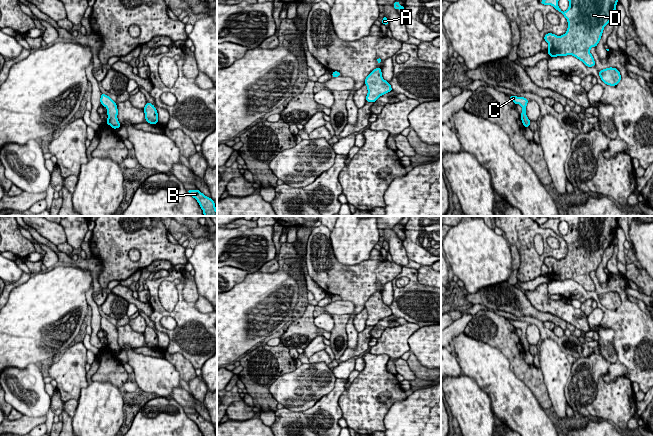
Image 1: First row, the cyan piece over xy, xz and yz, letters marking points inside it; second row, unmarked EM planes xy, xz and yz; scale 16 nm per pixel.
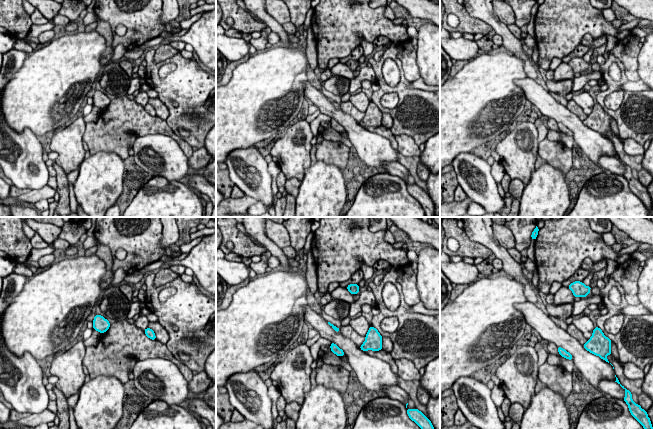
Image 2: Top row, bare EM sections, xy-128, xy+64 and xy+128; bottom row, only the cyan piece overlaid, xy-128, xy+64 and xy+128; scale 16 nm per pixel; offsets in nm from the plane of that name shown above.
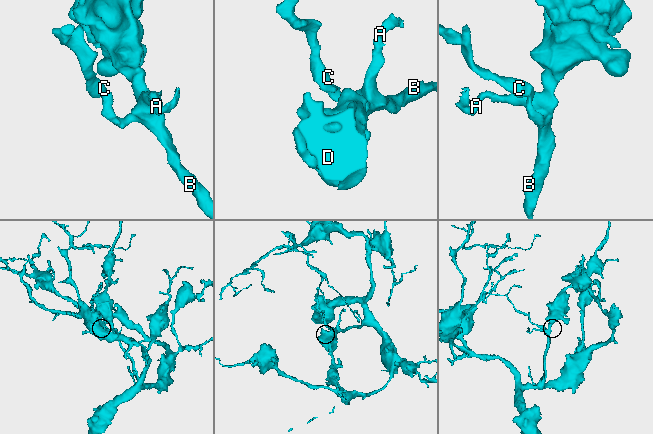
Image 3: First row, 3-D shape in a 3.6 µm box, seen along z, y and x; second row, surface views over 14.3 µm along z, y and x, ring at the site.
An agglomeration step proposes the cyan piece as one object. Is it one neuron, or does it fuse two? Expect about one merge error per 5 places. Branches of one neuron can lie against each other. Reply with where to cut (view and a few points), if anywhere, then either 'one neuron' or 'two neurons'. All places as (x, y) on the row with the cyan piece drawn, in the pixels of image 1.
cut none; one neuron

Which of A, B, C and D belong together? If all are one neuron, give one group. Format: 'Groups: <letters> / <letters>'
Groups: A B C D

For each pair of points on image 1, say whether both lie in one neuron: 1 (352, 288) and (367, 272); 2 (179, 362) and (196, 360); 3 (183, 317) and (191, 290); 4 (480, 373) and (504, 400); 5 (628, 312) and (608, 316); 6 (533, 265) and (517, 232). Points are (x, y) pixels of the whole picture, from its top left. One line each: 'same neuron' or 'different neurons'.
1: same neuron
2: different neurons
3: different neurons
4: same neuron
5: same neuron
6: same neuron

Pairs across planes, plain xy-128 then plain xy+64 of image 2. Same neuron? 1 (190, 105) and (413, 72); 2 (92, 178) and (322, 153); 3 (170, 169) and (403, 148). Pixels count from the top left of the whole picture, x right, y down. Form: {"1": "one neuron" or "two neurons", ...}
{"1": "two neurons", "2": "two neurons", "3": "two neurons"}

